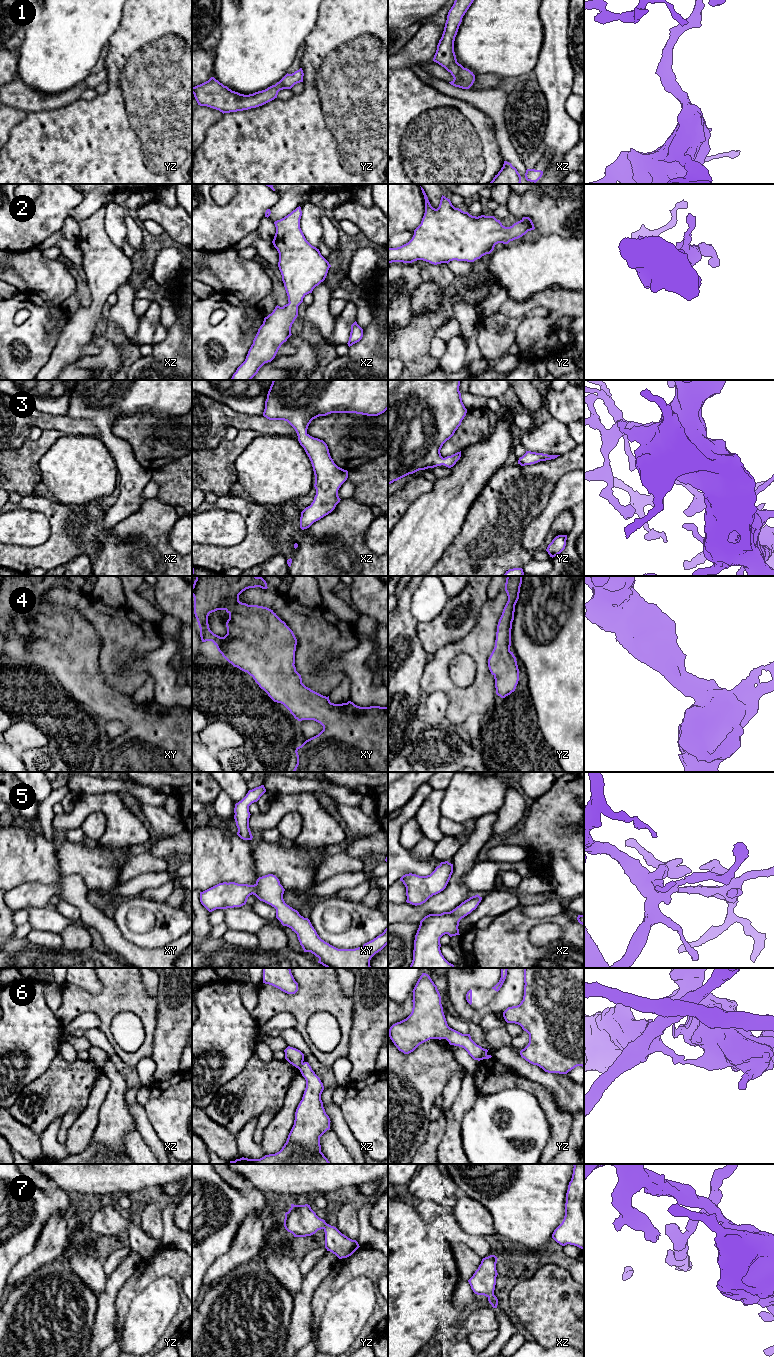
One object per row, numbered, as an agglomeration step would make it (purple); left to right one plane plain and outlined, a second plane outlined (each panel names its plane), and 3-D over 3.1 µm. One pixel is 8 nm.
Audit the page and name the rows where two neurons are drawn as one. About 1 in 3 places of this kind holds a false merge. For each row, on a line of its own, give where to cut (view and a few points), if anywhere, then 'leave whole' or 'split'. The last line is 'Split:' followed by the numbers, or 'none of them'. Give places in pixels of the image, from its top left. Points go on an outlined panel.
1: no cut | leave whole
2: no cut | leave whole
3: no cut | leave whole
4: no cut | leave whole
5: no cut | leave whole
6: xz (302, 1062), (298, 1068) | split
7: no cut | leave whole
Split: 6

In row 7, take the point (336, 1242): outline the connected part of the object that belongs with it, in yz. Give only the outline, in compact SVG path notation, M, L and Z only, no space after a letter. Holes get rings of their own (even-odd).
M294 1205L285 1213L285 1229L294 1237L306 1237L323 1229L325 1232L325 1248L335 1254L339 1259L351 1256L360 1246L342 1234L336 1227L319 1218L310 1205Z

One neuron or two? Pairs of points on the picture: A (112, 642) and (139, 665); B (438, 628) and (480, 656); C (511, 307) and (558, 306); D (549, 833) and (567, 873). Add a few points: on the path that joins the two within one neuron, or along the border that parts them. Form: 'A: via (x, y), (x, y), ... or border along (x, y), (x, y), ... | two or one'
A: border along (159, 646), (150, 651), (137, 653) | two
B: border along (474, 625), (464, 636), (442, 646), (436, 652) | two
C: via (523, 307), (532, 302), (546, 302) | one
D: border along (552, 860), (561, 853), (573, 868) | two

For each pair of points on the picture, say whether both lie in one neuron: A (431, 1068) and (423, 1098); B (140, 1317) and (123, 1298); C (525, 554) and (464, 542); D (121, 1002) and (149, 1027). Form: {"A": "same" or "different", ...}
{"A": "same", "B": "different", "C": "same", "D": "same"}

